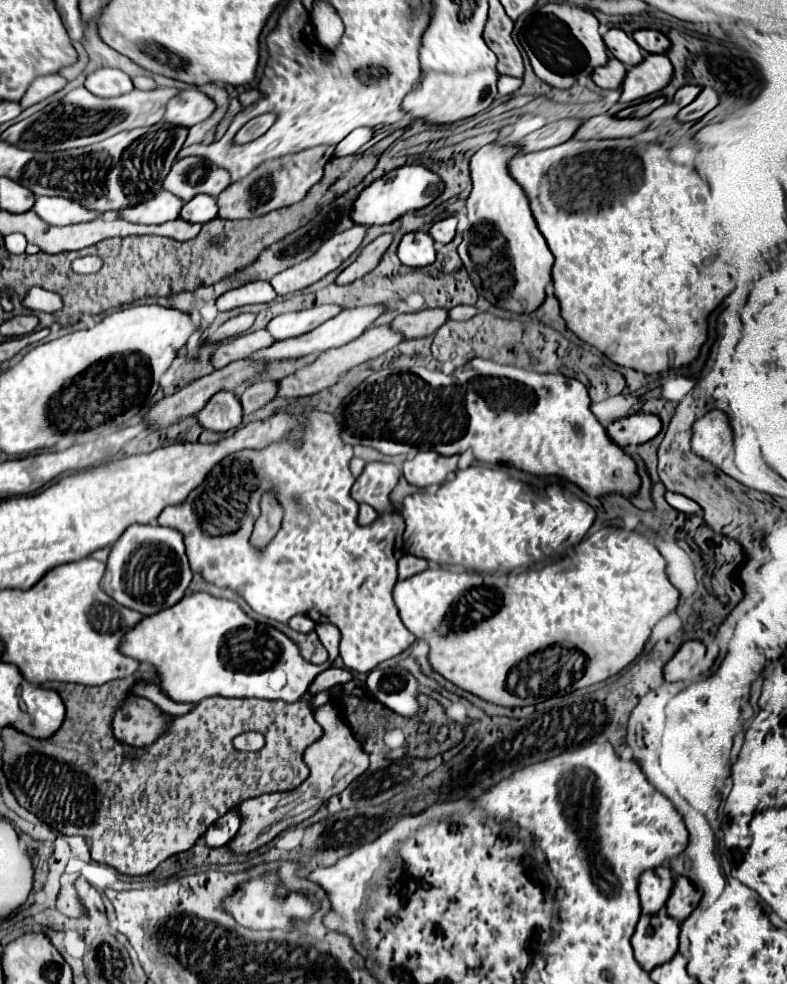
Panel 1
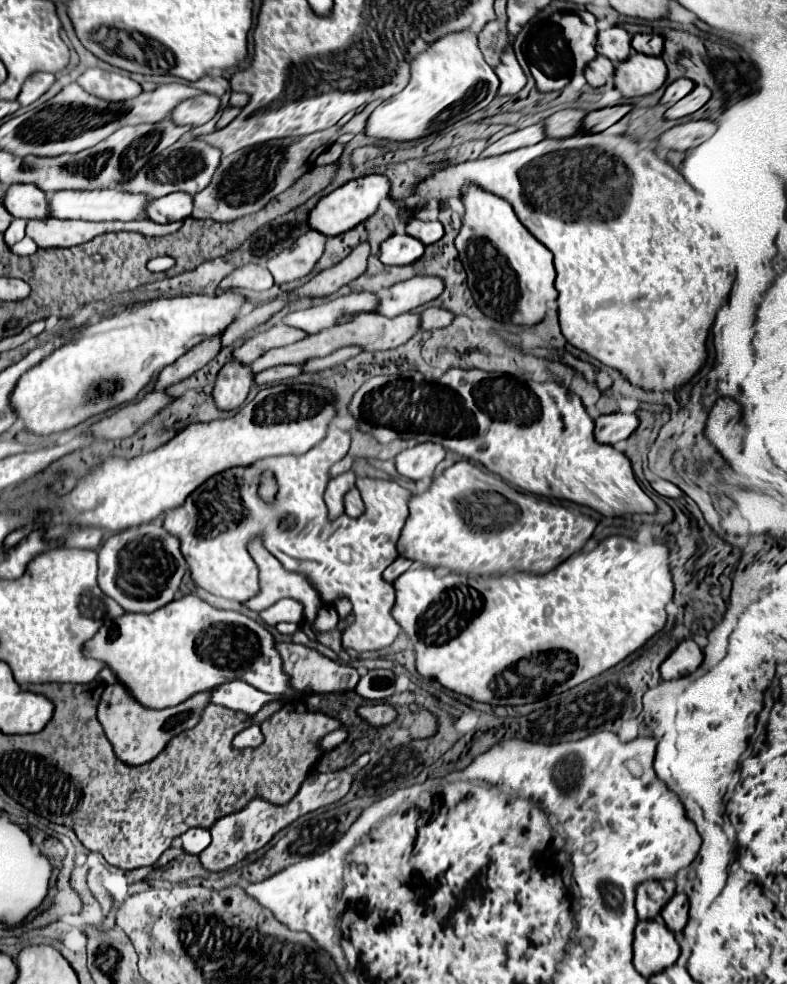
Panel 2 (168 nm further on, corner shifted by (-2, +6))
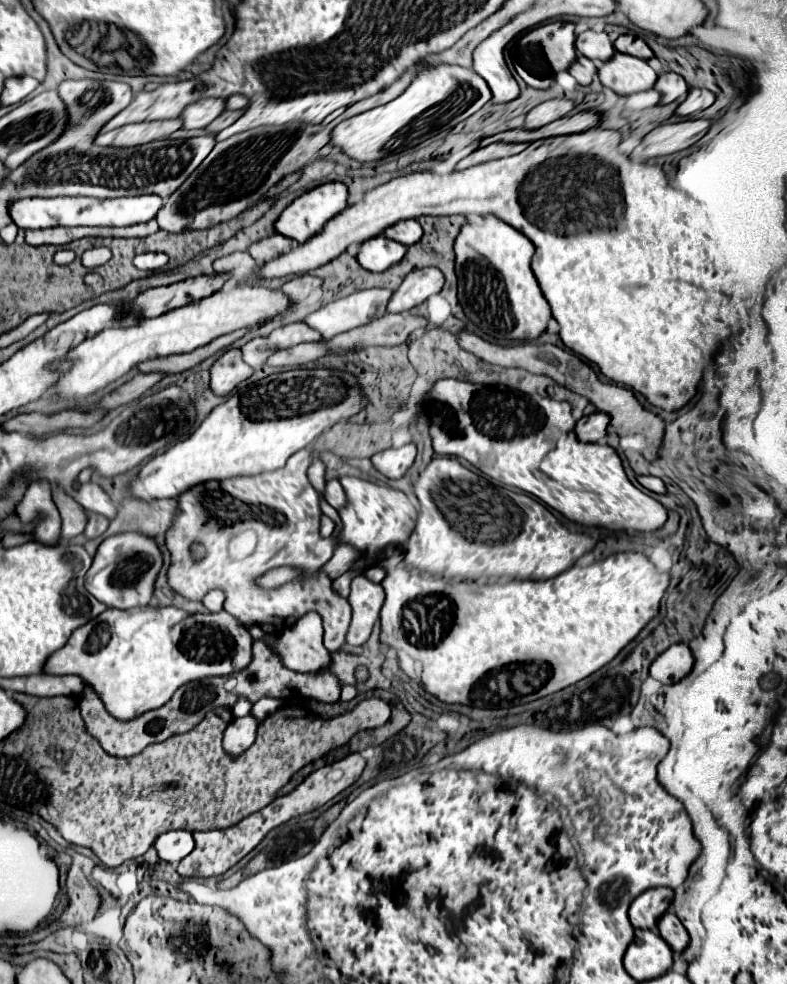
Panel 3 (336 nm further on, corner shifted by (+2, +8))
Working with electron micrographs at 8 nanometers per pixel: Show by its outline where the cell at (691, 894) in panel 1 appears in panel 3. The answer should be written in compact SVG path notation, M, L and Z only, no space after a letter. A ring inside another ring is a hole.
M667 912L659 920L659 934L671 946L673 952L683 952L689 944L687 930L683 928L683 924L679 924L679 918L675 918L675 914L671 914L671 912Z

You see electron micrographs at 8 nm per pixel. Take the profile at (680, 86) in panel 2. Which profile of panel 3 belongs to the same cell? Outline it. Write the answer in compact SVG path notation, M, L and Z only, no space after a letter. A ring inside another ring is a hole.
M663 72L663 74L659 74L659 78L655 82L655 90L661 94L659 104L669 104L669 102L677 100L679 96L683 96L689 88L687 88L685 80L679 74Z

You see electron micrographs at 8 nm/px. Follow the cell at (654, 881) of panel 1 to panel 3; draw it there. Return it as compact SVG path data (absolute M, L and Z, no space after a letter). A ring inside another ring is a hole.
M653 888L637 896L629 908L629 920L633 928L655 930L659 918L669 910L673 902L673 890Z

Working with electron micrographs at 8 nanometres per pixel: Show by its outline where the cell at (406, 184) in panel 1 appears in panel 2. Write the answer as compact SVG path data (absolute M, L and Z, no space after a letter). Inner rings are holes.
M371 174L371 176L363 176L363 178L347 182L345 186L337 188L335 192L331 192L331 194L327 194L319 200L319 204L311 212L311 222L313 222L311 228L319 230L327 236L337 236L341 232L347 232L347 230L355 228L357 224L365 222L369 216L373 216L377 212L379 202L389 198L391 186L393 186L391 180L383 174Z

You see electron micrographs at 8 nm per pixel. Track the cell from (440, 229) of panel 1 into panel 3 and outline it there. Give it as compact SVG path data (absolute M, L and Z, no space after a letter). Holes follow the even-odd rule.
M399 220L397 224L389 226L387 232L383 232L387 238L401 242L401 244L415 244L423 236L423 228L417 220Z

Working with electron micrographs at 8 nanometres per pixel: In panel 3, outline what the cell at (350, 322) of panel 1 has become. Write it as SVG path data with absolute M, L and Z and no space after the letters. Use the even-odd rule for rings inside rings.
M439 268L415 270L415 272L407 274L407 278L399 286L399 290L393 292L393 298L391 298L389 306L387 306L387 310L389 312L411 310L413 306L425 302L431 294L441 292L443 282L445 282L445 278L439 272Z

